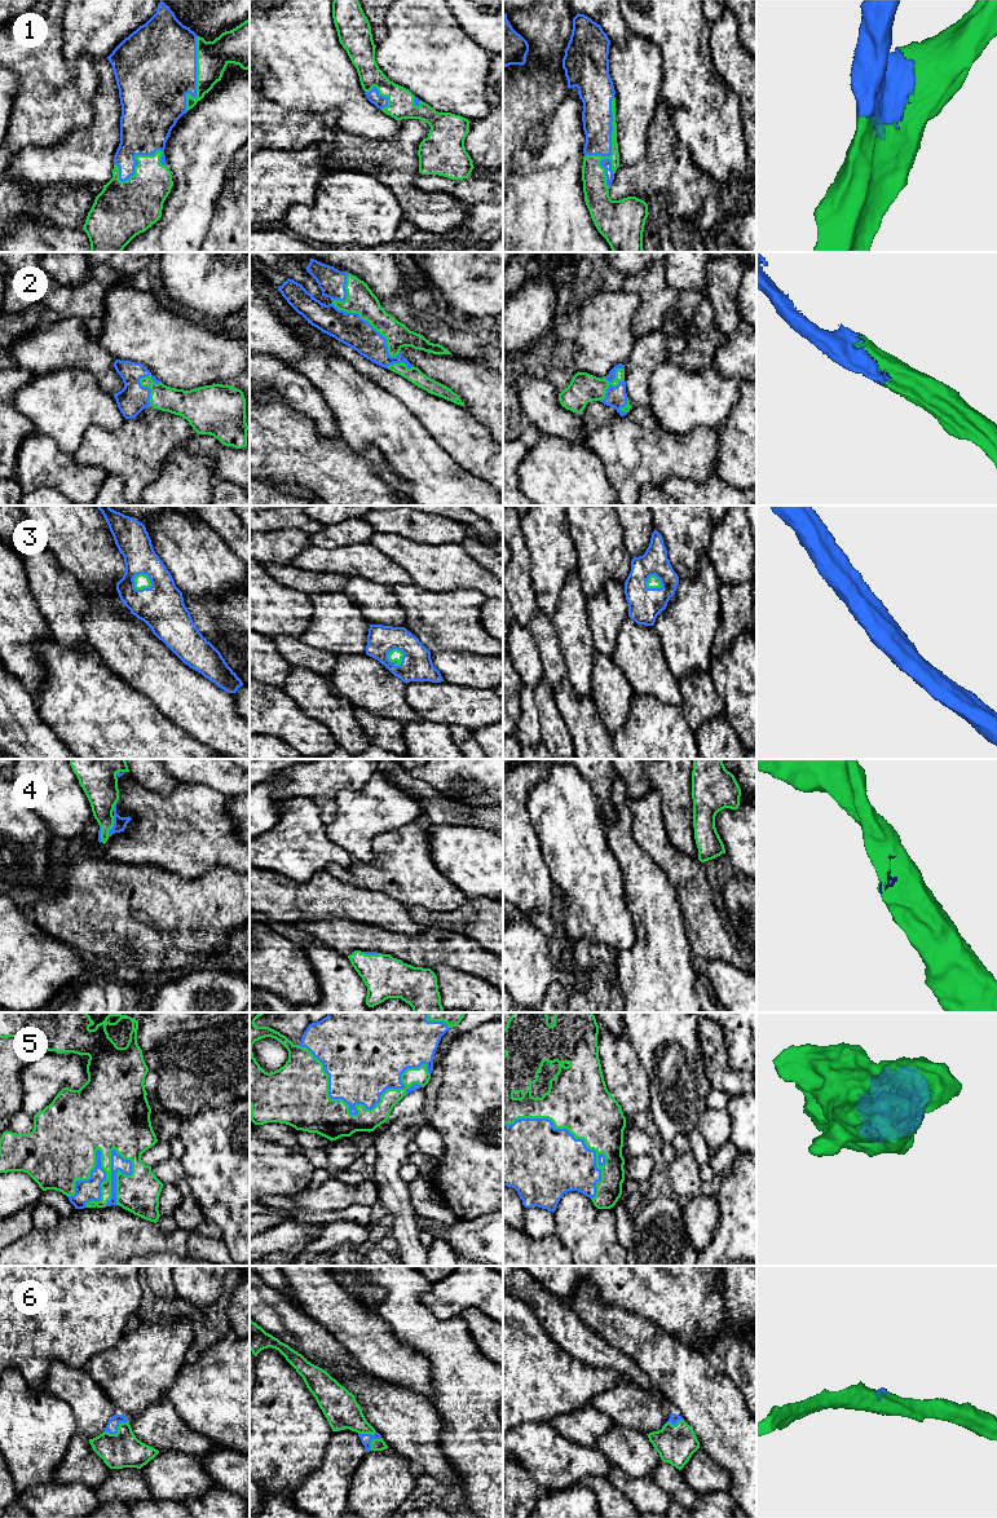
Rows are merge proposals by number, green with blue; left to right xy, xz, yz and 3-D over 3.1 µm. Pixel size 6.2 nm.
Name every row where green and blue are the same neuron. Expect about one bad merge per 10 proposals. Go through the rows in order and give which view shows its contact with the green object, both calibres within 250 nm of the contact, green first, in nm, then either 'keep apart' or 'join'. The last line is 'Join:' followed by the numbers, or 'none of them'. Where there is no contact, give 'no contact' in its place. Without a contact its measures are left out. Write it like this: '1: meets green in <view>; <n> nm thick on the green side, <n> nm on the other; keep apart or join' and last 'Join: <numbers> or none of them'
1: meets green in yz; 150 nm thick on the green side, 190 nm on the other; join
2: meets green in xz; 180 nm thick on the green side, 200 nm on the other; join
3: meets green in xy; 90 nm thick on the green side, 280 nm on the other; join
4: meets green in xy; 200 nm thick on the green side, 80 nm on the other; join
5: meets green in xz; 240 nm thick on the green side, 420 nm on the other; join
6: meets green in xy; 220 nm thick on the green side, 70 nm on the other; join
Join: 1, 2, 3, 4, 5, 6

